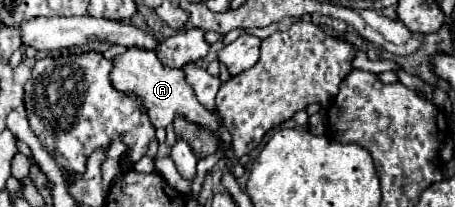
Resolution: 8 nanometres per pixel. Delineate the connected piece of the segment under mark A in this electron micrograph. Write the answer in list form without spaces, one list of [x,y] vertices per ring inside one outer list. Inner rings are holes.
[[[127,49],[125,53],[119,53],[113,57],[113,69],[111,69],[111,85],[113,89],[121,93],[131,93],[141,101],[143,111],[149,115],[153,127],[167,127],[175,117],[185,117],[193,123],[201,123],[209,131],[217,135],[217,117],[205,111],[205,107],[197,101],[193,89],[185,83],[185,75],[181,69],[165,67],[159,57],[153,51],[141,51],[141,49]]]

